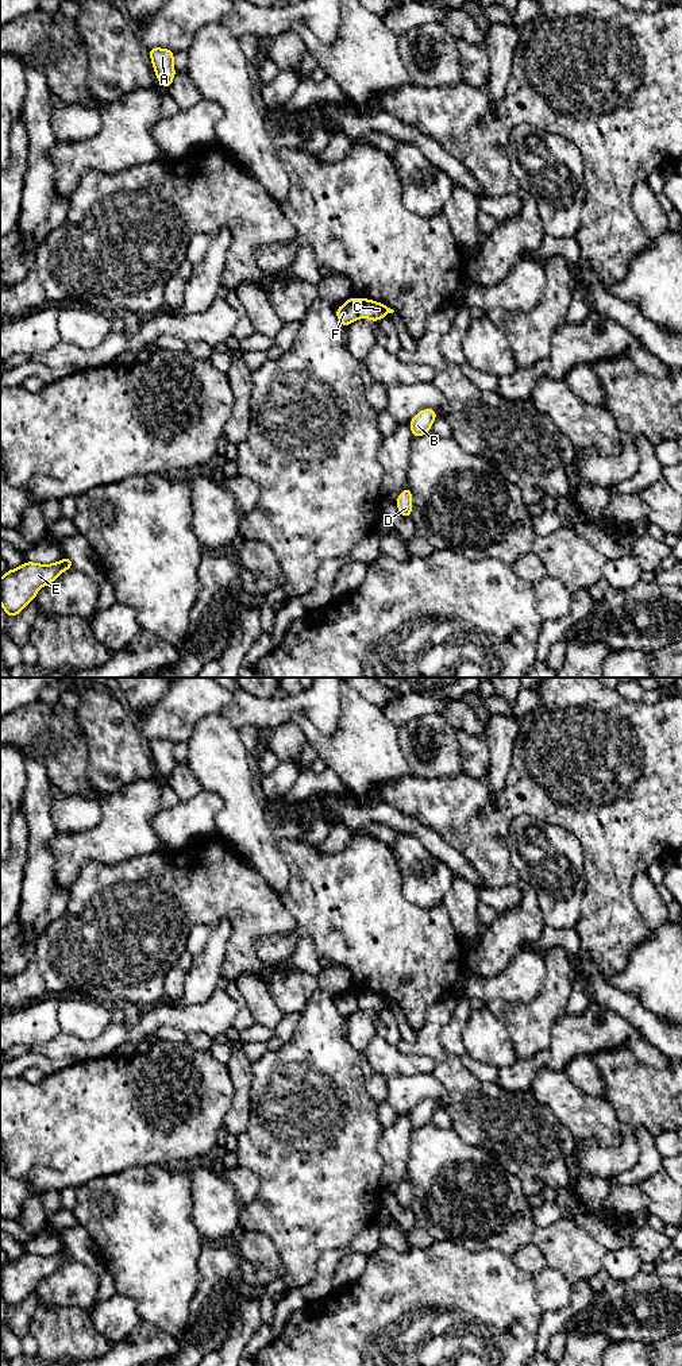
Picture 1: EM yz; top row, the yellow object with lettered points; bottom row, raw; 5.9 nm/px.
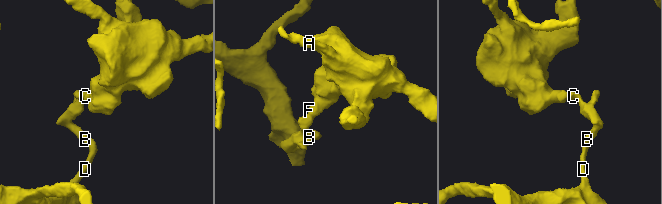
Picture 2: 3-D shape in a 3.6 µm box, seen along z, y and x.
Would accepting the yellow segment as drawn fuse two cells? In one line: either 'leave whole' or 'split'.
split

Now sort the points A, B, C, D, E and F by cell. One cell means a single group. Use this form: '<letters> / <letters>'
A F / B C D E

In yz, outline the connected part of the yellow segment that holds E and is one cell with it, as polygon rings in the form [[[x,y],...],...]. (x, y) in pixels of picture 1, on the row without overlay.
[[[63,1247],[53,1255],[24,1253],[20,1258],[8,1261],[0,1270],[0,1294],[7,1309],[20,1305],[35,1290],[41,1278],[50,1276],[73,1257],[74,1254]]]

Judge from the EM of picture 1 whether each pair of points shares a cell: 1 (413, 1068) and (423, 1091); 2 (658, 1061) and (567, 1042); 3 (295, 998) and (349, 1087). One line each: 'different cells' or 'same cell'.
1: different cells
2: same cell
3: different cells

